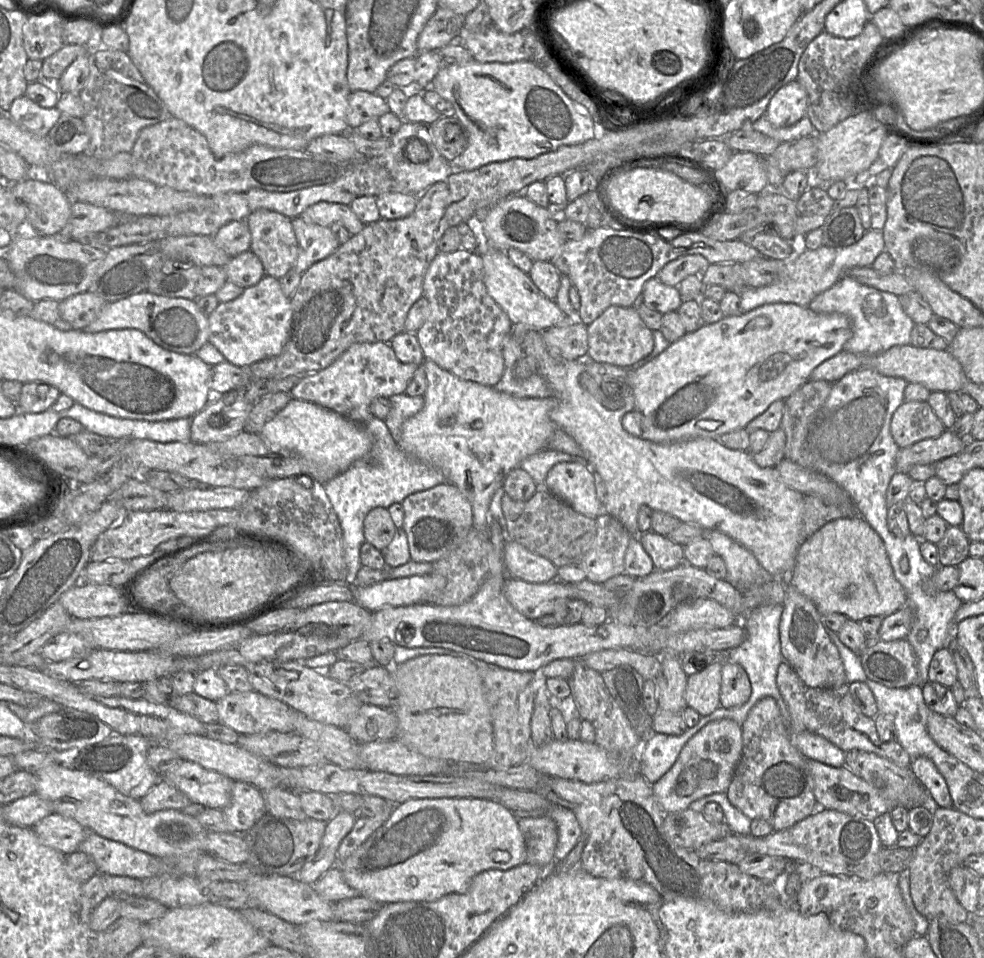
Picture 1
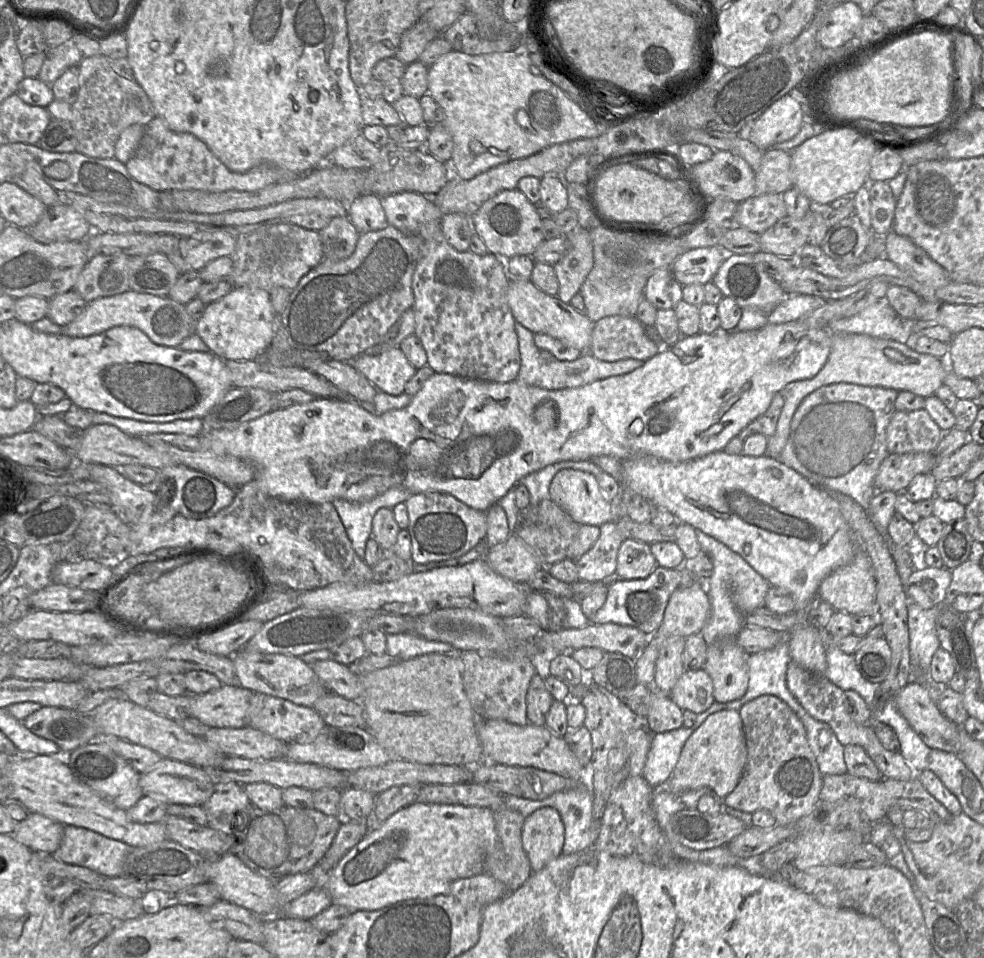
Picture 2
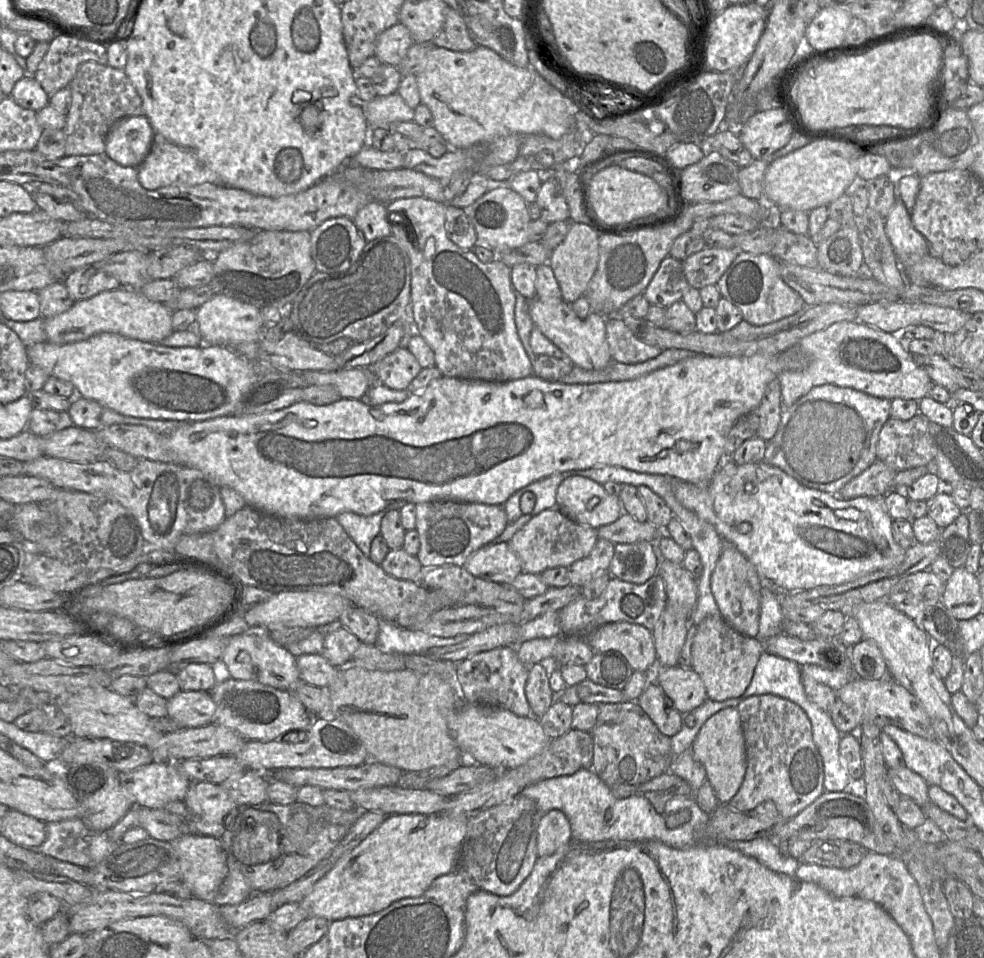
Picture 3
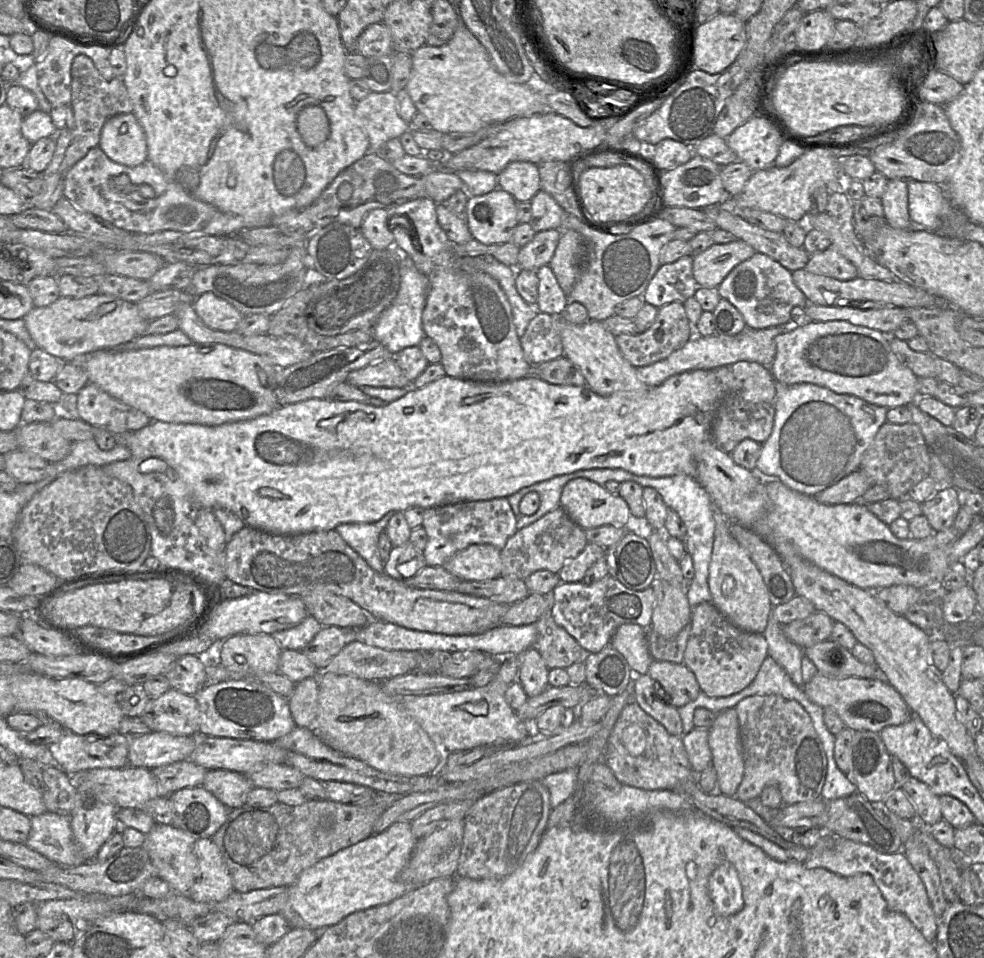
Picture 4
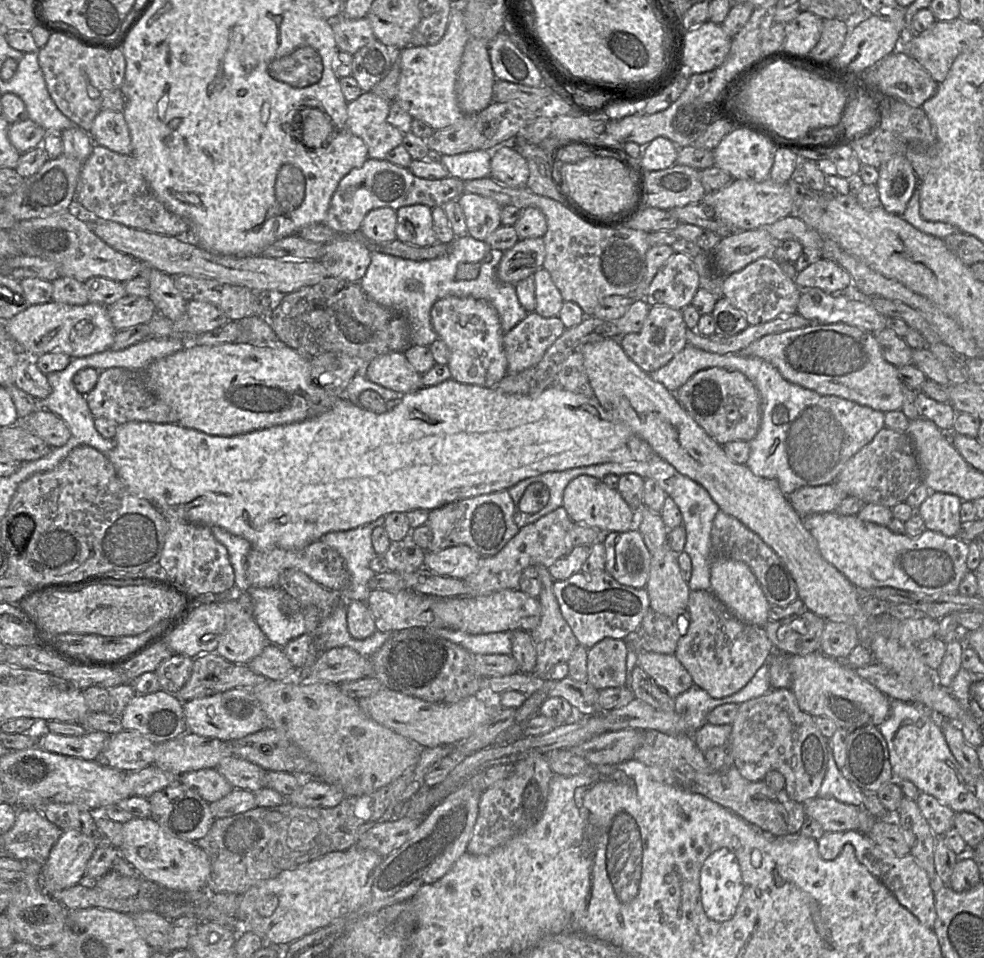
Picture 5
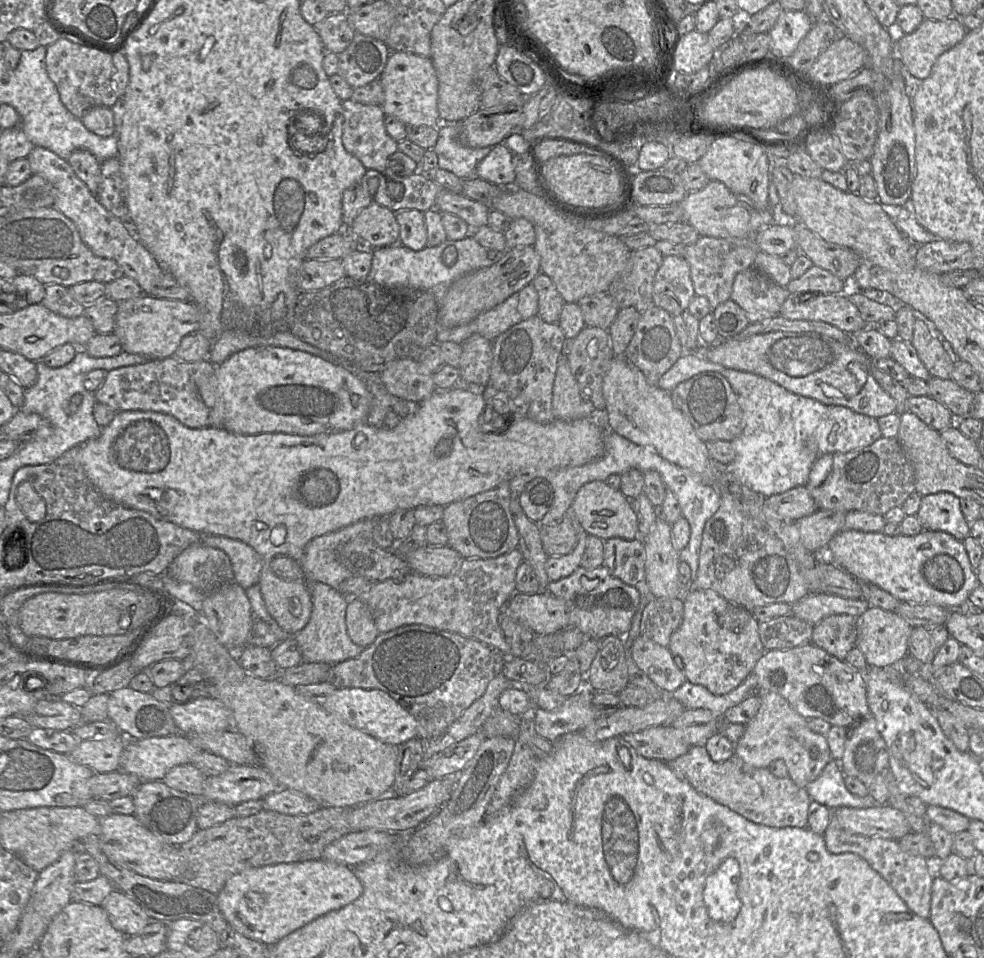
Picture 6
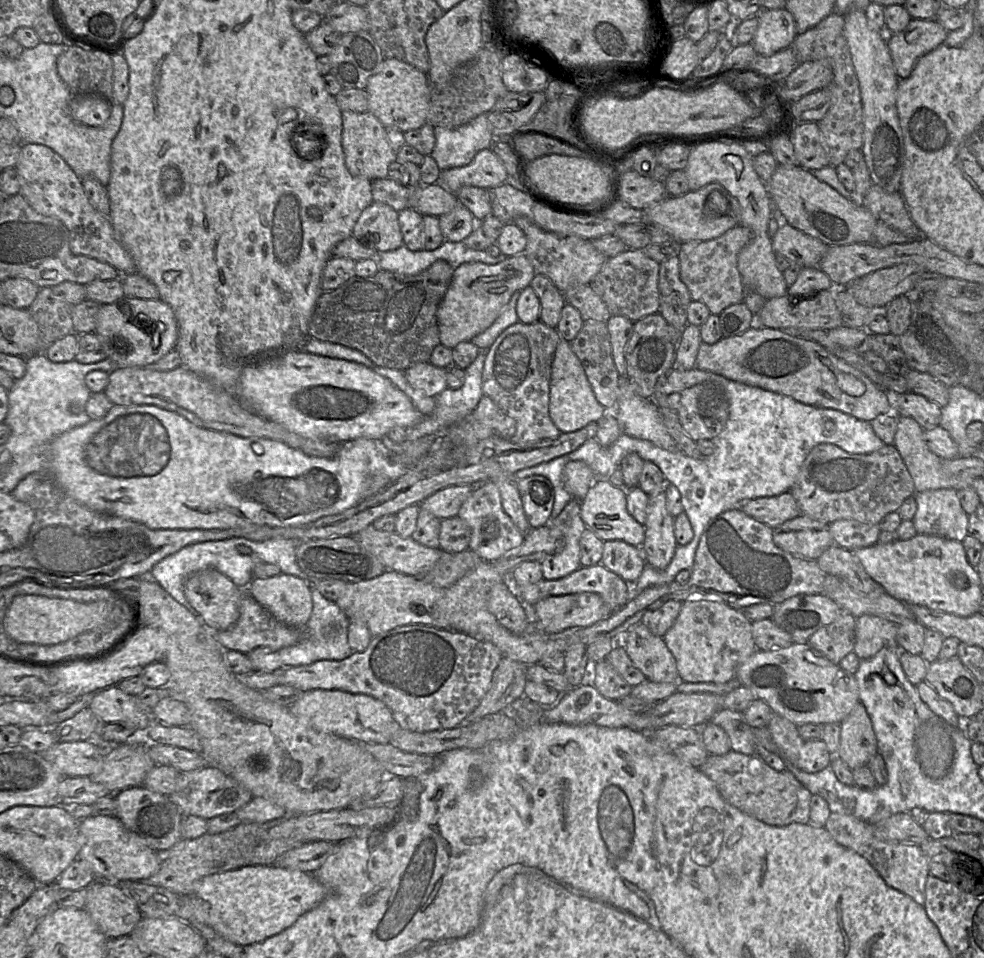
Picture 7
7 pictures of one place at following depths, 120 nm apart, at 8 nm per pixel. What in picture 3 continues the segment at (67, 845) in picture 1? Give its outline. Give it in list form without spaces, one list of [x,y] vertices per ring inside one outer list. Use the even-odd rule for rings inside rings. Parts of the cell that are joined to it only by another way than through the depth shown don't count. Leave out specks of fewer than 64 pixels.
[[[9,809],[2,821],[1,835],[24,848],[38,849],[46,839],[46,824],[35,817]]]

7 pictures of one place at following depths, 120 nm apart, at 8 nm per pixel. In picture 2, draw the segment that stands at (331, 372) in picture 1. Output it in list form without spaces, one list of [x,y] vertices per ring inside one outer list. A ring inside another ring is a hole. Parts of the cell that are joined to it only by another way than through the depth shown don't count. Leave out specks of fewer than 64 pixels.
[[[399,347],[376,355],[361,354],[352,361],[352,365],[377,390],[390,395],[404,393],[406,383],[417,371]]]

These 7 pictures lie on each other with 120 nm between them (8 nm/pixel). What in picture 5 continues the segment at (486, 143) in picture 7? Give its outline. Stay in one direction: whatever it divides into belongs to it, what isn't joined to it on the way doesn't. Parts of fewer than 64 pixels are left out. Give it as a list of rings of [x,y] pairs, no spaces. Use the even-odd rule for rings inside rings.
[[[474,150],[456,155],[442,155],[441,163],[448,170],[449,176],[463,181],[490,177],[492,151]]]

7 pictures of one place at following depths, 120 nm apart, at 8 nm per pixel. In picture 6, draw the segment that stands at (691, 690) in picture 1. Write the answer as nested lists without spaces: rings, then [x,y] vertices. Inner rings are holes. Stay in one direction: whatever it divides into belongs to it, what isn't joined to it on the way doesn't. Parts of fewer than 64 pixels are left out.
[[[639,635],[630,646],[630,655],[638,668],[665,694],[674,692],[687,681],[668,647]]]

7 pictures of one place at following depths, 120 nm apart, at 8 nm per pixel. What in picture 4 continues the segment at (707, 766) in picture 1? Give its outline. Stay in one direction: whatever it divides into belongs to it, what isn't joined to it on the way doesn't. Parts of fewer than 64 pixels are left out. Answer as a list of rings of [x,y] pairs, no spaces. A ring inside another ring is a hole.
[[[735,708],[717,714],[709,730],[712,765],[717,773],[717,790],[735,796],[744,774],[744,758],[739,719]]]

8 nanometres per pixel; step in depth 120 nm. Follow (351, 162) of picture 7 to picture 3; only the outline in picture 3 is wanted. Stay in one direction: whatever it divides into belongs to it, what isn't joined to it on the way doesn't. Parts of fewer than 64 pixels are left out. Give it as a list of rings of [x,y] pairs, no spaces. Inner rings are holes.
[[[397,92],[387,96],[377,96],[365,103],[363,109],[369,134],[371,130],[387,128],[397,121],[413,121],[415,114],[415,110],[410,108]]]

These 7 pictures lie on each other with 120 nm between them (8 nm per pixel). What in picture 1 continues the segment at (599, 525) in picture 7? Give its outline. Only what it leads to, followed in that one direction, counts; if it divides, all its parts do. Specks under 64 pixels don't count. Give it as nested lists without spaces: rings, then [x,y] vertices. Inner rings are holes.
[[[560,462],[548,472],[544,487],[576,512],[596,519],[604,510],[596,496],[593,470],[578,462]]]

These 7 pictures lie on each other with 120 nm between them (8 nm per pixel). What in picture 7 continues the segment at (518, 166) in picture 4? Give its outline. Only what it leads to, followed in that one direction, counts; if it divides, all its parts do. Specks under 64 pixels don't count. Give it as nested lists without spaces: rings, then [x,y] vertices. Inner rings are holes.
[[[490,148],[479,151],[468,165],[442,170],[439,177],[439,183],[452,193],[463,186],[491,189],[507,180],[503,163]]]

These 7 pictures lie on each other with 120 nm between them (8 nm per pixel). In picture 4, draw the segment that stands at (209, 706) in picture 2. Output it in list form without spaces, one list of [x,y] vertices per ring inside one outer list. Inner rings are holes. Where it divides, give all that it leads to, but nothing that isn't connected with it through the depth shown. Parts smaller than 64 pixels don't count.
[[[173,688],[151,699],[140,717],[155,732],[182,736],[199,731],[200,710],[195,695],[187,695]]]

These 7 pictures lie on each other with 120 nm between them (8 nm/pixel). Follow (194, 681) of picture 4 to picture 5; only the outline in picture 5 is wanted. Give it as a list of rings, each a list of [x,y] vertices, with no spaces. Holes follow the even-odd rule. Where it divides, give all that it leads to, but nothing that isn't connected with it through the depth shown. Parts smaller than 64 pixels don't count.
[[[174,654],[162,662],[156,669],[160,688],[166,692],[176,694],[189,679],[194,659]]]

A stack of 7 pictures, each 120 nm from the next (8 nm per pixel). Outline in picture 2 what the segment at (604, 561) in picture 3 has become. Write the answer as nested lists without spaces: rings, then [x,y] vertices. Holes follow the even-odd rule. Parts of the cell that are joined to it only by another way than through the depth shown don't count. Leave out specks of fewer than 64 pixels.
[[[616,520],[608,521],[599,528],[596,542],[576,561],[579,580],[601,582],[615,577],[618,550],[625,538],[619,532]]]

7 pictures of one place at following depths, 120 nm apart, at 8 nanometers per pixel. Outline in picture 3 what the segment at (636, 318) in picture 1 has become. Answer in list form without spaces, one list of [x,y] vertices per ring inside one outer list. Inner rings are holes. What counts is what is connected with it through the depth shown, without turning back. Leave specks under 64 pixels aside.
[[[620,316],[606,317],[606,336],[613,360],[625,364],[644,362],[662,350],[639,340]]]

